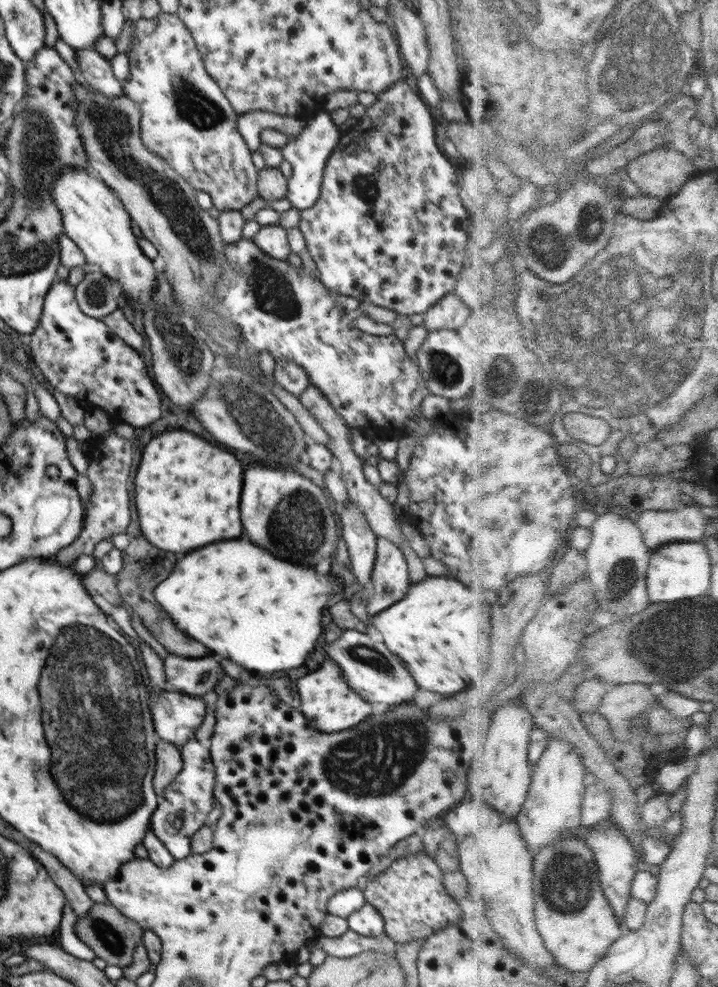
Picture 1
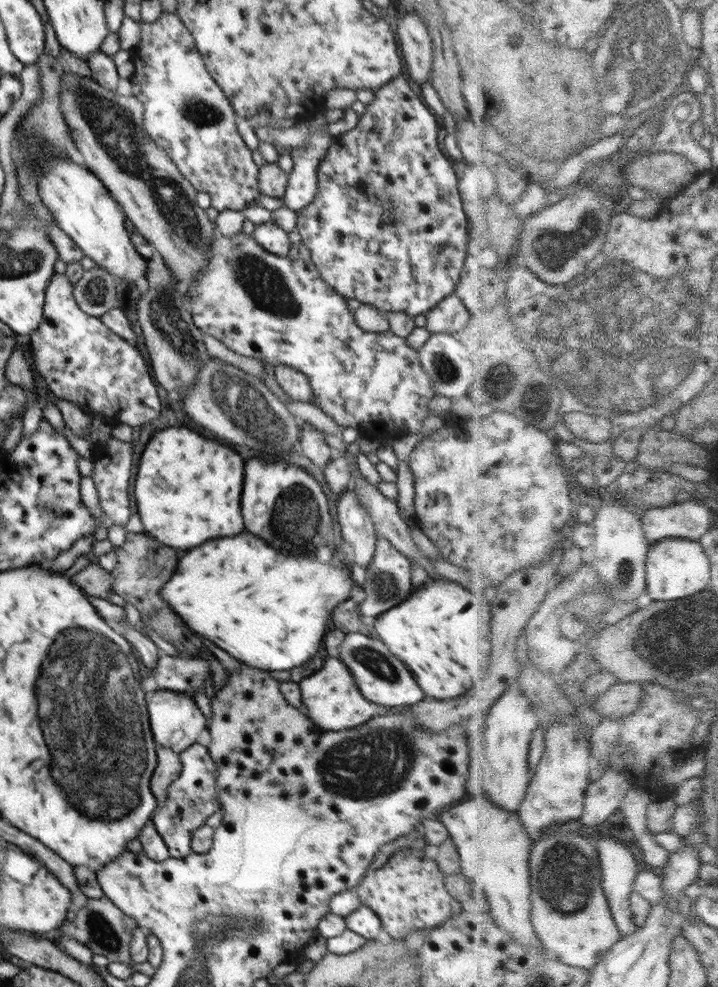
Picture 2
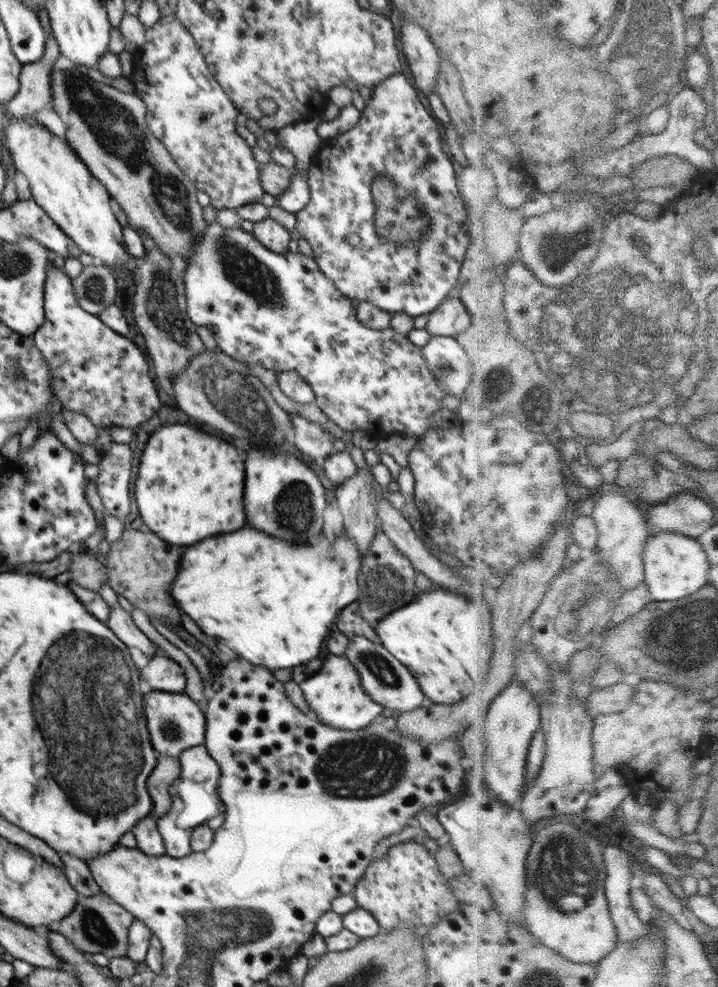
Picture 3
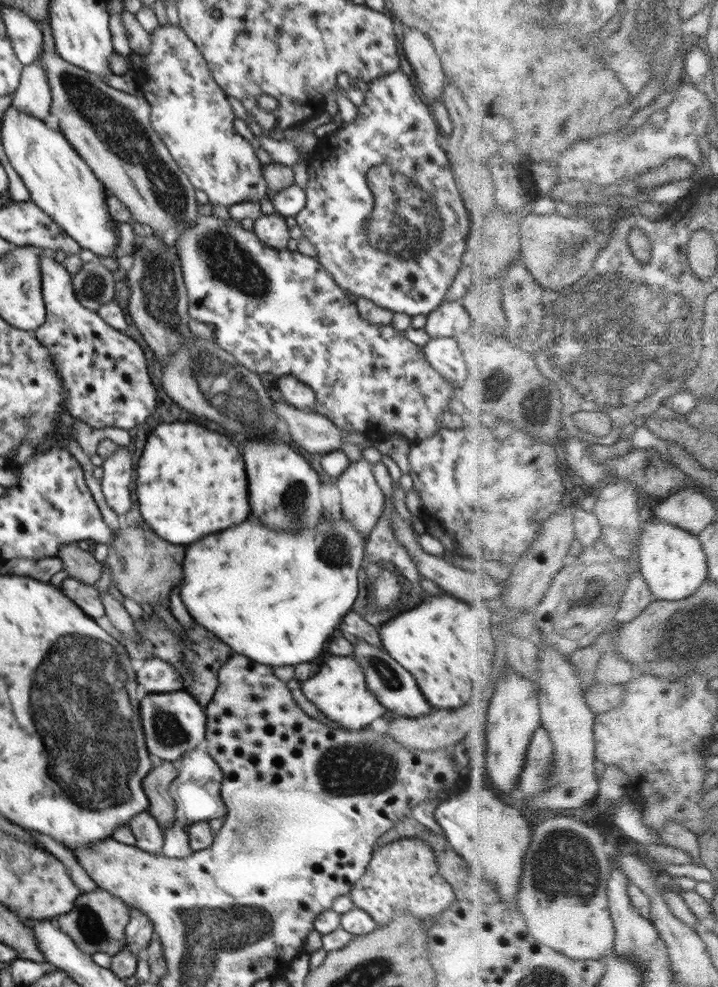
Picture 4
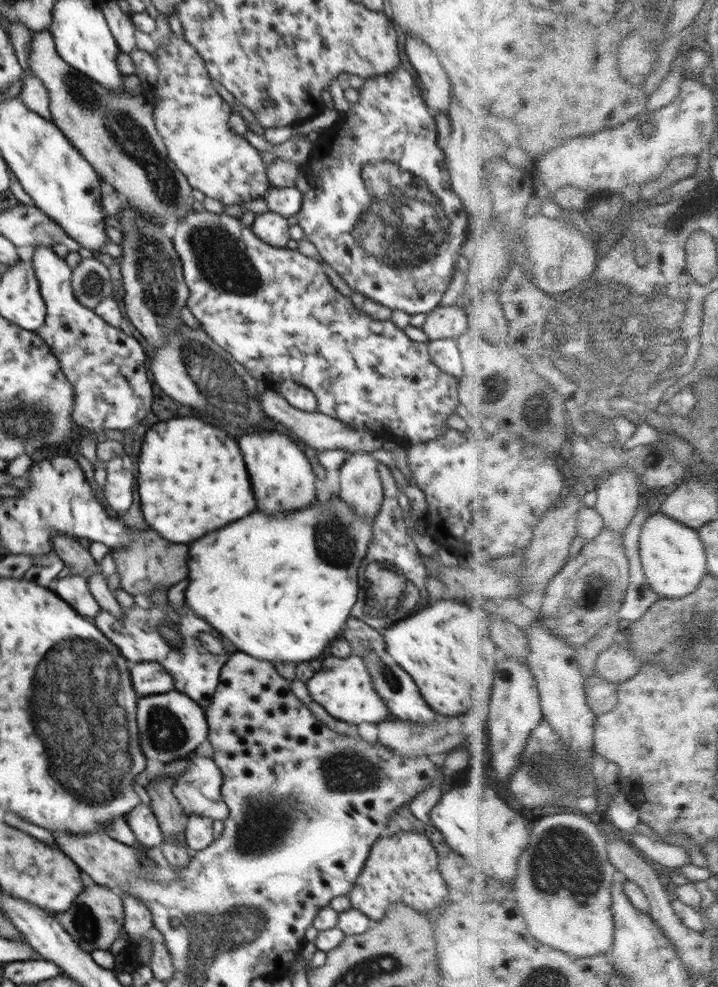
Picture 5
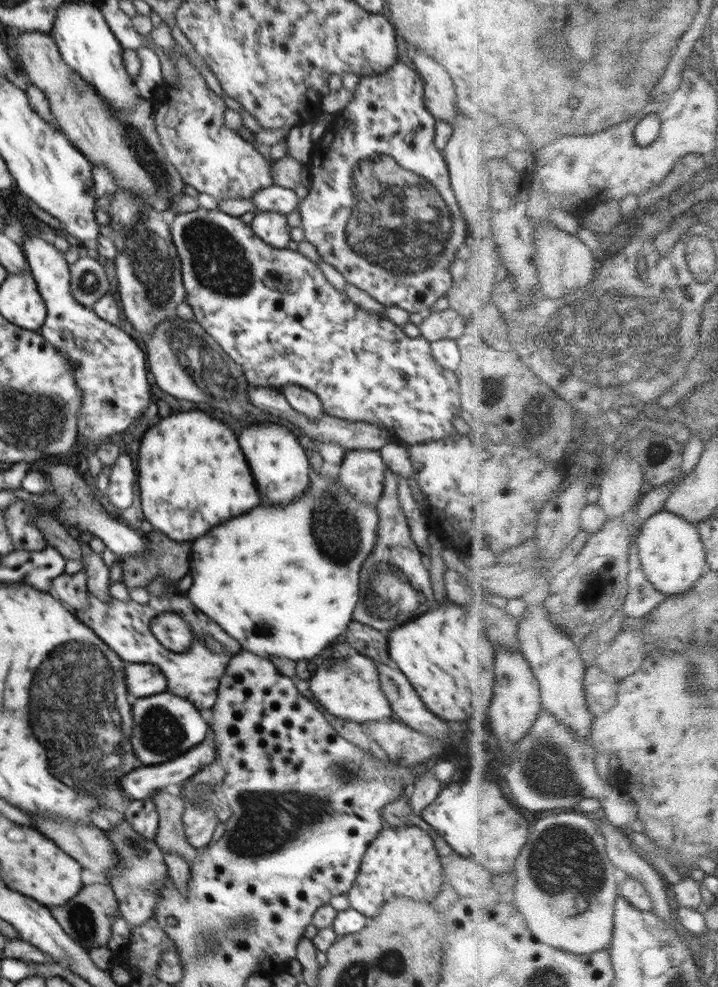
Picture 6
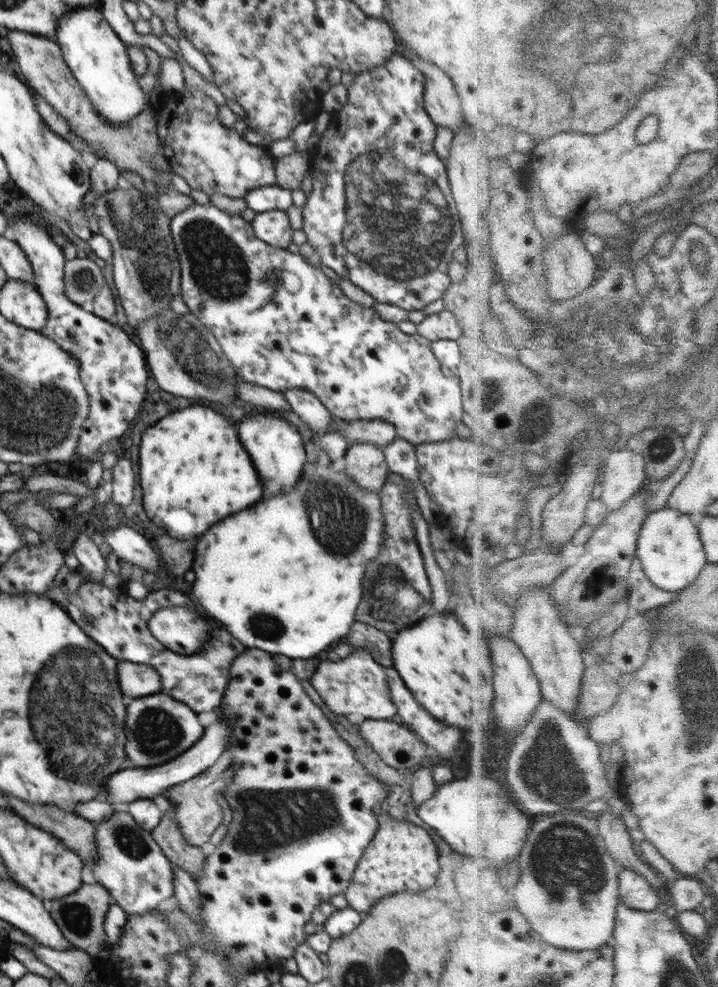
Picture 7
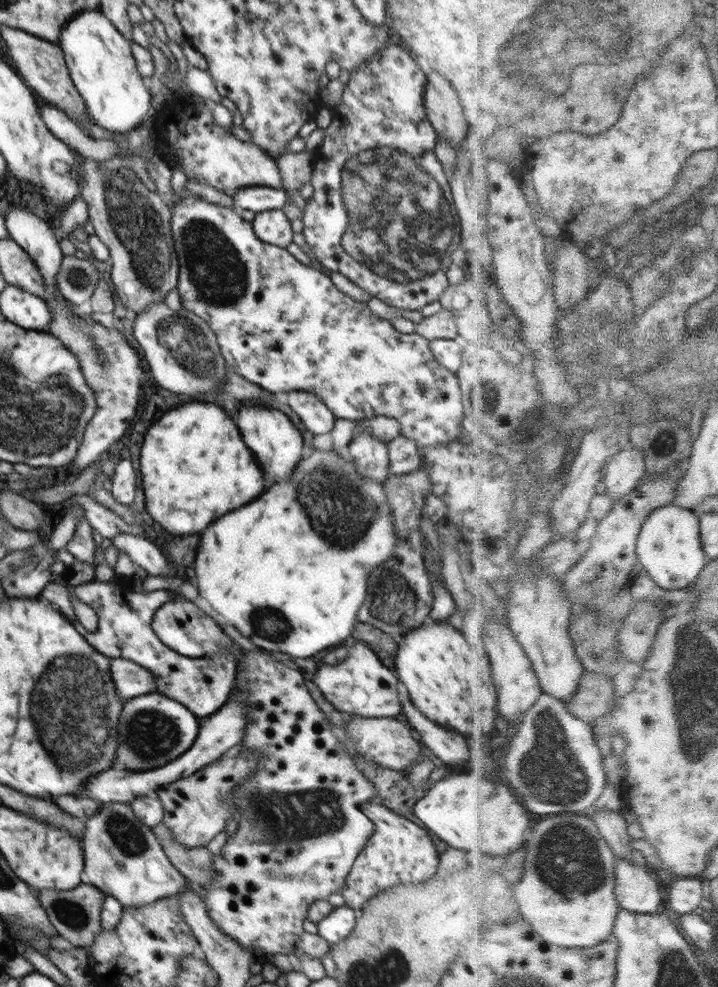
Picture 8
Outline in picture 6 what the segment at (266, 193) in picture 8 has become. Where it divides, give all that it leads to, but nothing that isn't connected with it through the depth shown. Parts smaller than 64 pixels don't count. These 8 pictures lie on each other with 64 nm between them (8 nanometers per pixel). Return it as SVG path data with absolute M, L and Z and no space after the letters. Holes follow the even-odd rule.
M274 184L258 190L250 200L258 212L274 211L282 215L298 210L300 204L294 189Z

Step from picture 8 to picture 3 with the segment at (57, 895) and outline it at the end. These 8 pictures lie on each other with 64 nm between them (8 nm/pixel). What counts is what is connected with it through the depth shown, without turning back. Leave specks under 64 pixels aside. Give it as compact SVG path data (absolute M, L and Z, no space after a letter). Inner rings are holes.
M100 893L98 896L83 896L75 908L65 918L62 918L55 929L68 938L74 947L83 953L104 954L108 959L127 956L128 927L135 922L135 917L117 904L109 895Z

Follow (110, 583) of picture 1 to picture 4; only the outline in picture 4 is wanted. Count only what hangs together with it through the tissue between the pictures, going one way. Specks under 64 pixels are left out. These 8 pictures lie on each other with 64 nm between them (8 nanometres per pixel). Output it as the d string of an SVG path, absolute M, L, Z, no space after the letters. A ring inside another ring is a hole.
M64 543L58 549L58 557L64 562L63 569L69 576L92 586L100 578L103 570L103 562L96 561L92 551L82 550L75 543Z

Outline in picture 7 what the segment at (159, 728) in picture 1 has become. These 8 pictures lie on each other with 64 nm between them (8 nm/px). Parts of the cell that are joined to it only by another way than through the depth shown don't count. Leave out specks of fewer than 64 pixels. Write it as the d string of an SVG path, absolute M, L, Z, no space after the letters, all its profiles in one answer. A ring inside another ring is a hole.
M158 692L144 696L144 698L136 698L136 700L132 700L132 702L126 706L124 732L126 732L126 746L124 746L124 752L126 752L128 760L134 762L132 768L144 768L160 766L179 757L202 737L204 726L200 724L198 715L190 706L186 706L184 702L180 702L180 700L176 700L176 698L168 696L168 694Z

